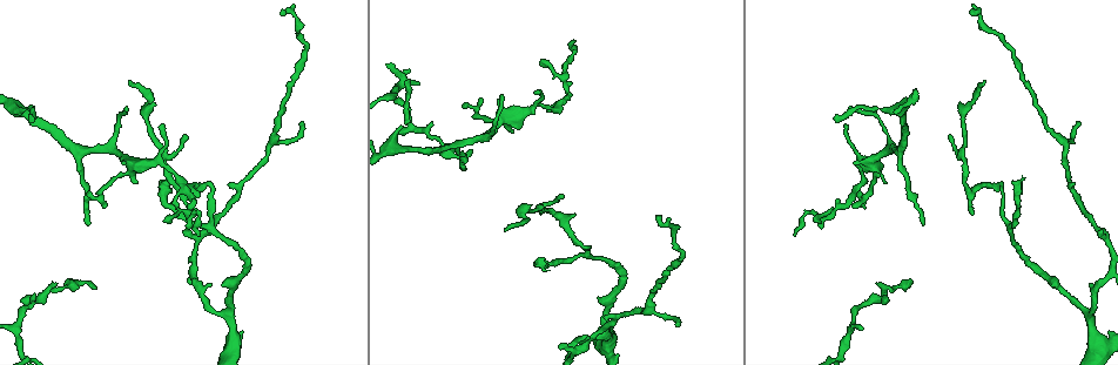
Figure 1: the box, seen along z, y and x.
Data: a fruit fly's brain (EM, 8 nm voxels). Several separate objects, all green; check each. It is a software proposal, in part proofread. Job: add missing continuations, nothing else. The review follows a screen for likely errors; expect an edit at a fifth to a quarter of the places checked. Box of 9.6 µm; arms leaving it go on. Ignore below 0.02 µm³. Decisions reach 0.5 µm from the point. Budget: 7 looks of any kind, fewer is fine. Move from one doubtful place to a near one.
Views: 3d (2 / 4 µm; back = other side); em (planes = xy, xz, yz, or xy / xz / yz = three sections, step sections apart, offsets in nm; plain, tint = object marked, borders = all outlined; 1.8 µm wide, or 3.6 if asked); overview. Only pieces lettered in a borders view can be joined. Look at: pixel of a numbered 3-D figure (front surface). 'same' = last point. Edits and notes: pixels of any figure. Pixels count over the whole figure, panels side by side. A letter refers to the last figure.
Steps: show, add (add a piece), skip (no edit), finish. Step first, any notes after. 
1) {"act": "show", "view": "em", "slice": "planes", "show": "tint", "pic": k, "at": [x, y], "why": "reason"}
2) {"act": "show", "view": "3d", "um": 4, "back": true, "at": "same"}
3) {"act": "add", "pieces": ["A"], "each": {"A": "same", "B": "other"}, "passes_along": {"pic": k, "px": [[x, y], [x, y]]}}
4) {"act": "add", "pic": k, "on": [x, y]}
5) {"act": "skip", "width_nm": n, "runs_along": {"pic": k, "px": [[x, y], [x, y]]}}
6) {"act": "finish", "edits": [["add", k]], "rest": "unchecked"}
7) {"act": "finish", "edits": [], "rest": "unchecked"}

{"act": "show", "view": "em", "slice": "planes", "show": "tint", "pic": 1, "at": [198, 235], "why": "tapers out"}

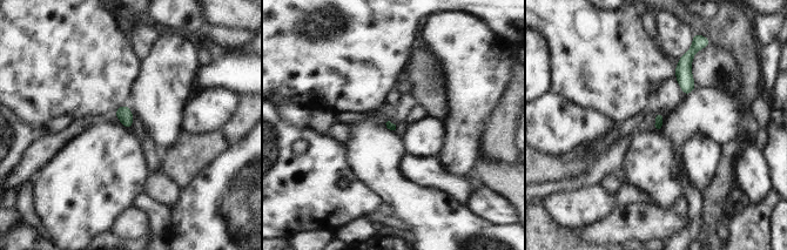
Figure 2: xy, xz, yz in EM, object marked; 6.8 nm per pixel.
{"act": "show", "view": "em", "slice": "planes", "show": "borders", "at": "same"}

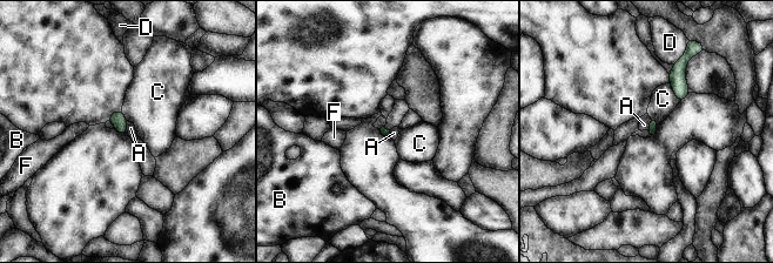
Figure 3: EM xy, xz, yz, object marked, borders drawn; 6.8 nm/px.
{"act": "skip", "each": {"A": "other", "B": "other", "C": "other", "D": "other", "F": "other"}, "border": {"pic": 3, "px": [[650, 117], [649, 130]]}, "found": "no lettered piece goes on from it"}

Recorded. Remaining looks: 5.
{"act": "show", "view": "3d", "um": 4, "pic": 1, "at": [500, 96], "why": "an open end"}

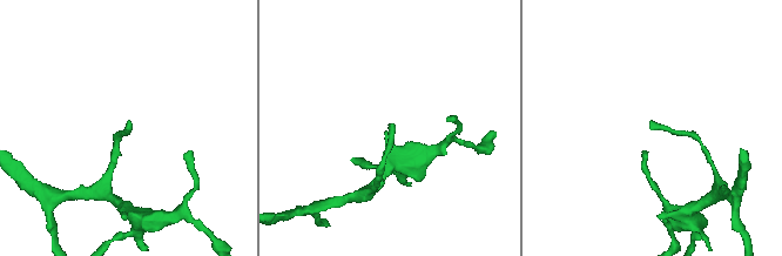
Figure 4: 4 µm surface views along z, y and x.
{"act": "show", "view": "em", "slice": "planes", "show": "borders", "pic": 4, "at": [392, 123]}

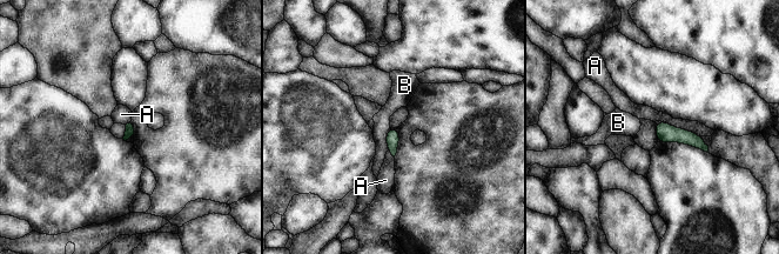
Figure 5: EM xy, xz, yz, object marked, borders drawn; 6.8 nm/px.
{"act": "skip", "width_nm": 60, "each": {"A": "other", "B": "other"}, "runs_along": {"pic": 5, "px": [[658, 126], [704, 147]]}, "found": "no lettered piece goes on from it"}

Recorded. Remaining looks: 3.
{"act": "show", "view": "3d", "um": 2, "pic": 1, "at": [403, 126]}

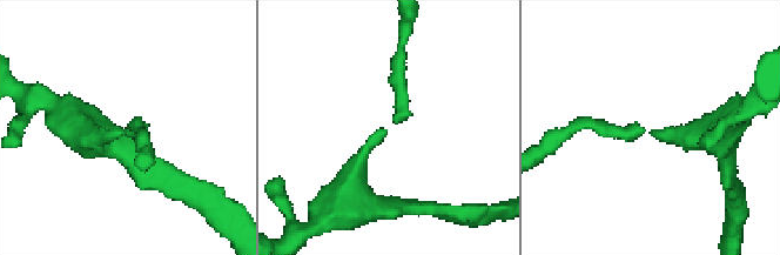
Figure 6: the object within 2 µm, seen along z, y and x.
{"act": "show", "view": "em", "slice": "planes", "show": "borders", "pic": 6, "at": [654, 131], "why": "shape alone is not enough"}

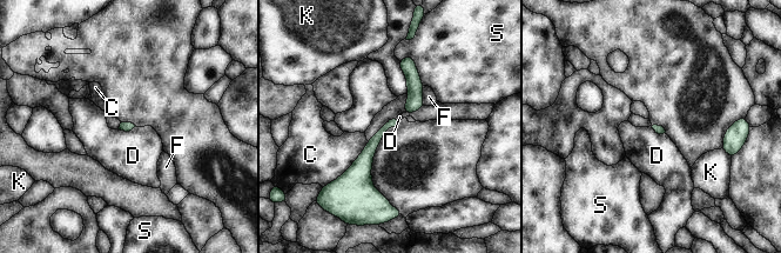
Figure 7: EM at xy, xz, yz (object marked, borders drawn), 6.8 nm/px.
{"act": "skip", "each": {"C": "other", "D": "other", "F": "other", "K": "other", "S": "other"}, "border": {"pic": 7, "px": [[135, 126], [128, 131], [119, 130]]}, "found": "no lettered piece goes on from it"}

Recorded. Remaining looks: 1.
{"act": "finish", "edits": [], "rest": "unchecked"}

